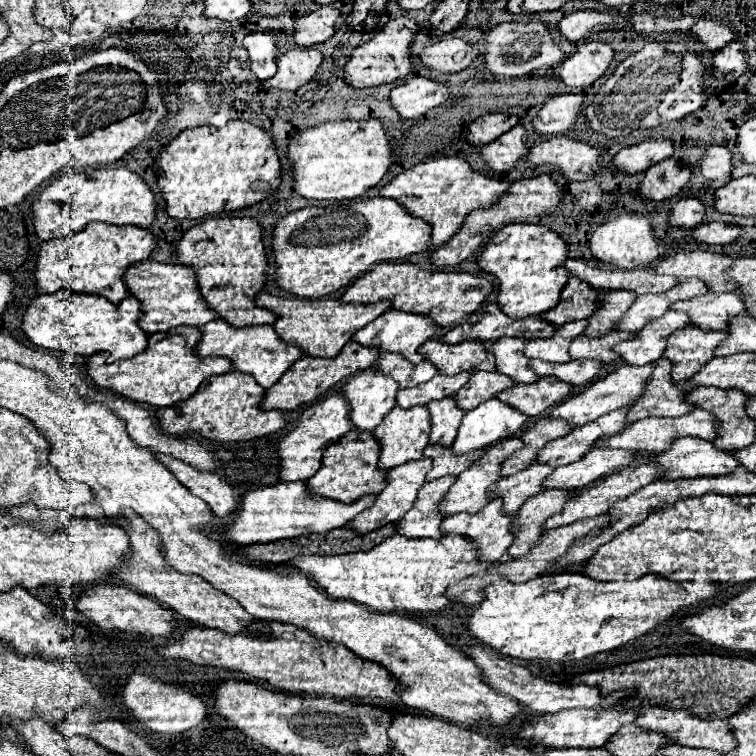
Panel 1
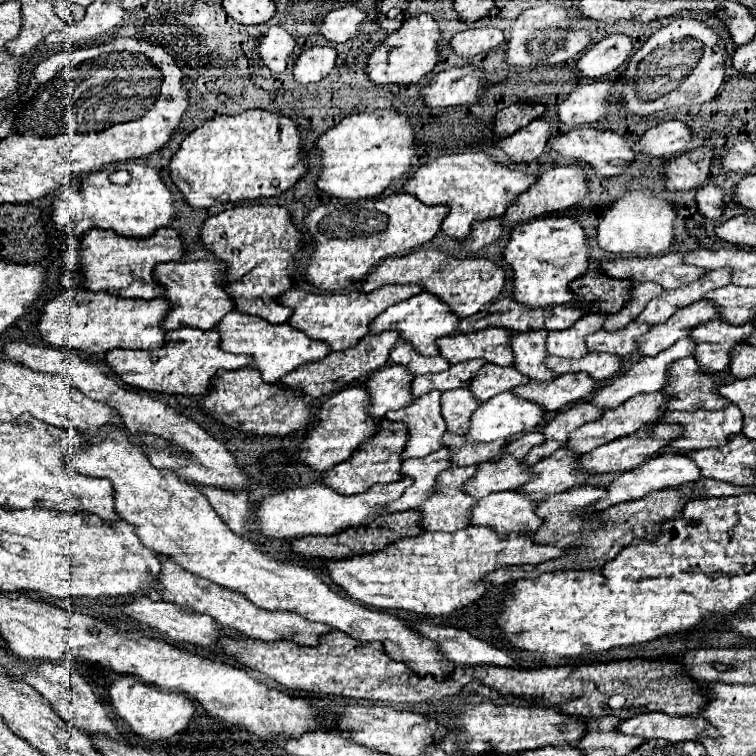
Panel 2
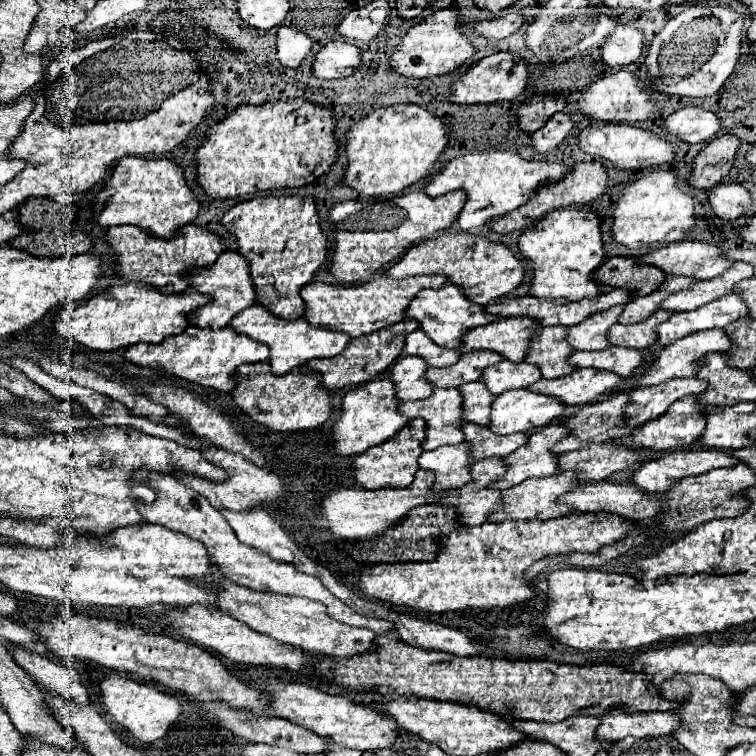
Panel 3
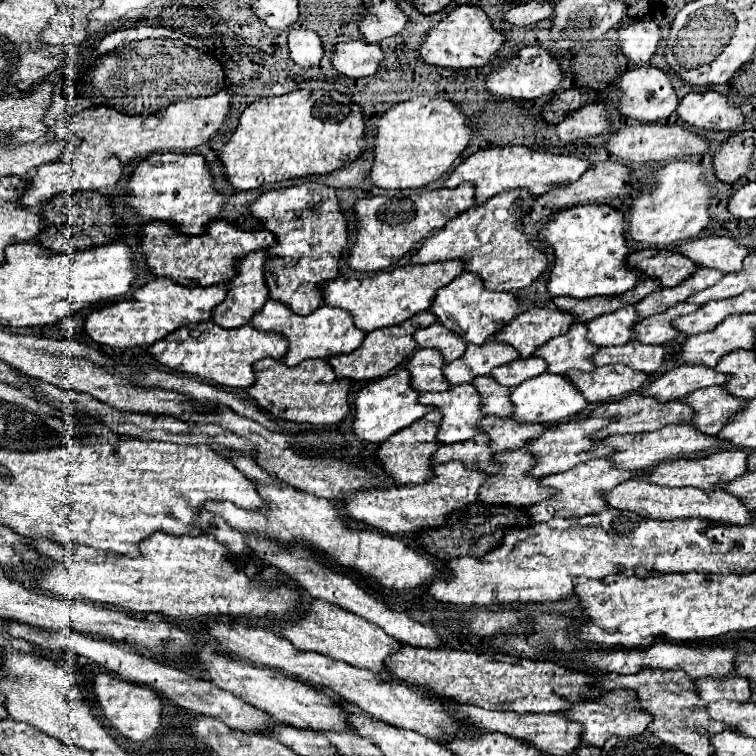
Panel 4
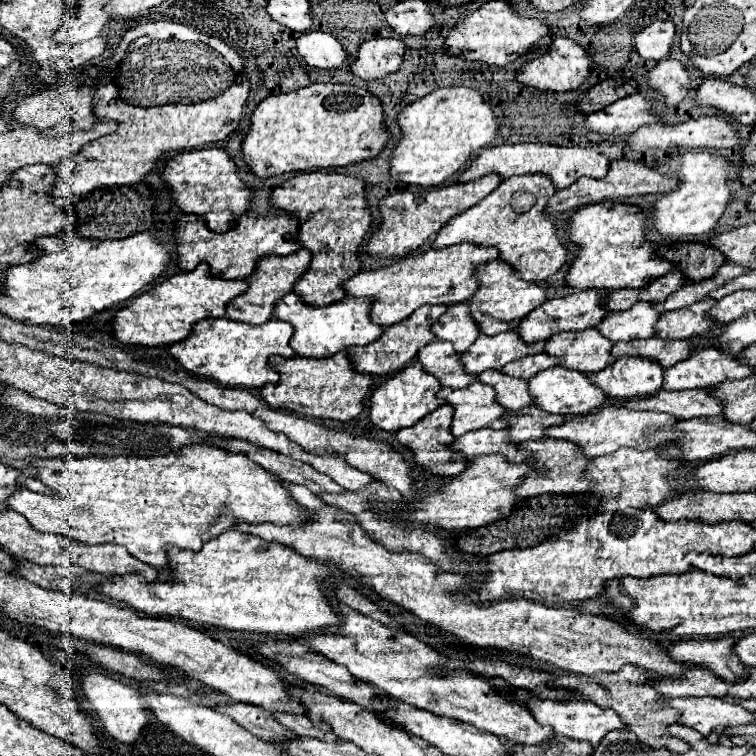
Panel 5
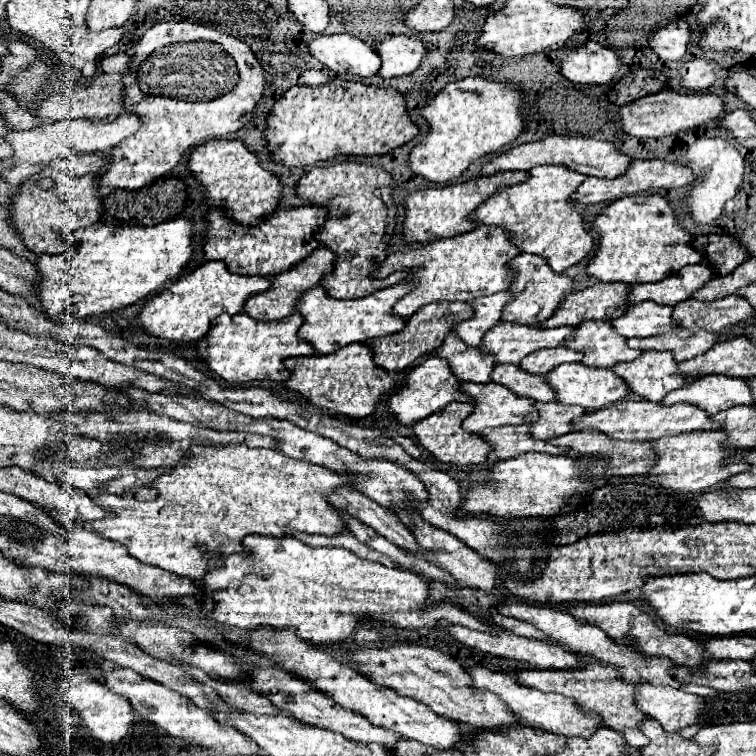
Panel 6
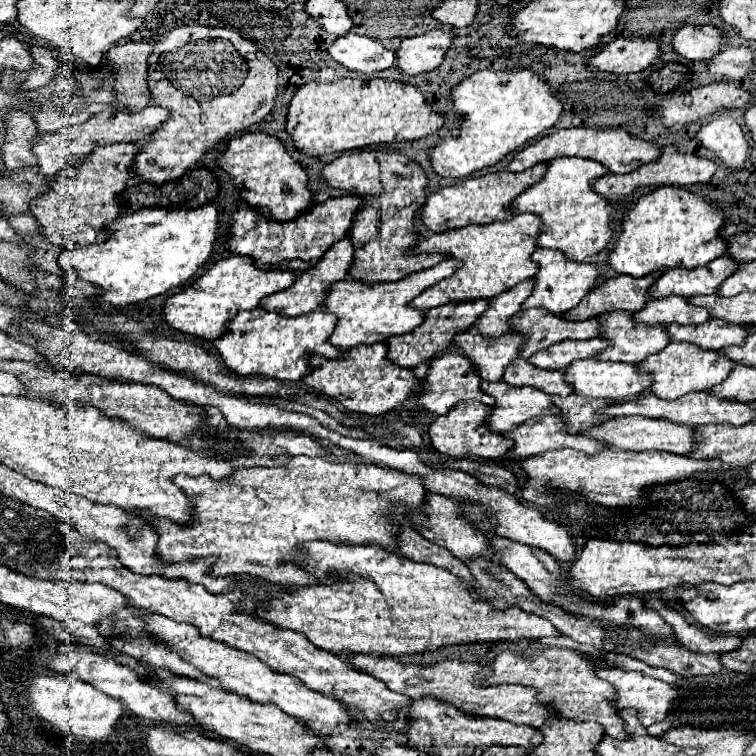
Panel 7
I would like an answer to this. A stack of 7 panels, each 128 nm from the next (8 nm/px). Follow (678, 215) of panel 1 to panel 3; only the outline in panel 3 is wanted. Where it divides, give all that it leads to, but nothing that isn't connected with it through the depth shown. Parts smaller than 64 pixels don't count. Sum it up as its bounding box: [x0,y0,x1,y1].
[710,184,752,222]

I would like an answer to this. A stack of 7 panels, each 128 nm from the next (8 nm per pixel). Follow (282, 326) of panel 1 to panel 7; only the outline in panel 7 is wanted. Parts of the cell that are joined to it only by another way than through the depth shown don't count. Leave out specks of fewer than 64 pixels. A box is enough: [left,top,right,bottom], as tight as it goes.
[414,214,542,310]

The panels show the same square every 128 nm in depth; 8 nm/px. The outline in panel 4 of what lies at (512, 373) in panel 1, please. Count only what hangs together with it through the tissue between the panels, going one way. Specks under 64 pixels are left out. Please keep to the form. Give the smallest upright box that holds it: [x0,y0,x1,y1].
[534,324,600,374]

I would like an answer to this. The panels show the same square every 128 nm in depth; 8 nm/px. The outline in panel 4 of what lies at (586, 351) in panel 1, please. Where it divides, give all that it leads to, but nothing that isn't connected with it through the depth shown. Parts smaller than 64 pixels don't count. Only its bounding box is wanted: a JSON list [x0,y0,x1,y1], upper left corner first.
[636,314,680,344]

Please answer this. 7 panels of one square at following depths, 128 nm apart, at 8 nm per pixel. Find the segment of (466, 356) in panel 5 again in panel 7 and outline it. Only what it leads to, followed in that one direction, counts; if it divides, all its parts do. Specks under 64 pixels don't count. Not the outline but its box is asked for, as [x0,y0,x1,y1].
[516,308,600,360]

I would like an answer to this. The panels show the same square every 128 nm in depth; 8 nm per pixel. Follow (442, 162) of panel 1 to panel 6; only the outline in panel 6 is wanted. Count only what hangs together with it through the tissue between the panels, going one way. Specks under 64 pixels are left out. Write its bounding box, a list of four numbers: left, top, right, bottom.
[482,134,632,178]

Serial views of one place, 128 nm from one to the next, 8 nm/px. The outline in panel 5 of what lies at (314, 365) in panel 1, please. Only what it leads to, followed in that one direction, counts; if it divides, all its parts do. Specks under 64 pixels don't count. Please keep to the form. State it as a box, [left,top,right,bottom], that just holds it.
[348,306,448,376]

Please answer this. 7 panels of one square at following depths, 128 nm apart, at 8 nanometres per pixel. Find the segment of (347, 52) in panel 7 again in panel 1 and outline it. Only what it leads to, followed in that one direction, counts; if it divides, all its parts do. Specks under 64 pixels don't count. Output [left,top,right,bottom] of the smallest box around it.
[244,32,278,80]

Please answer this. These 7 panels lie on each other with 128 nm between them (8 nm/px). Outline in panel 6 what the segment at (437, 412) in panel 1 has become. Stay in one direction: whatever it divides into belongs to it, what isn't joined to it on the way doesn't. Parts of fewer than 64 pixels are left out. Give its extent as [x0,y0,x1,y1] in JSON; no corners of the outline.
[492,364,556,402]

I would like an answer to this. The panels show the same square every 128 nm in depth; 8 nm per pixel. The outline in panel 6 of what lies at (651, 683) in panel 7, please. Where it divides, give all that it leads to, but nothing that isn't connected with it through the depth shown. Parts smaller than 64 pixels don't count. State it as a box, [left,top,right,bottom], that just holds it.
[634,682,704,732]

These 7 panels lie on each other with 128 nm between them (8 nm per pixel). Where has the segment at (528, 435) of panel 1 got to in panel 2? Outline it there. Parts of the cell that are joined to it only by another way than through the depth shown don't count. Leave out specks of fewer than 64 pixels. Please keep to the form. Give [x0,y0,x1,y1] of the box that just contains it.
[530,402,606,460]

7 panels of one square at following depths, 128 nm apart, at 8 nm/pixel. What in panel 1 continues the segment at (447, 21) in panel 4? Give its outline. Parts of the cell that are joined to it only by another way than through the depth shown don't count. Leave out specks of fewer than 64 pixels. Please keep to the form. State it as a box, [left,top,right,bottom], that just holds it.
[346,16,420,88]

